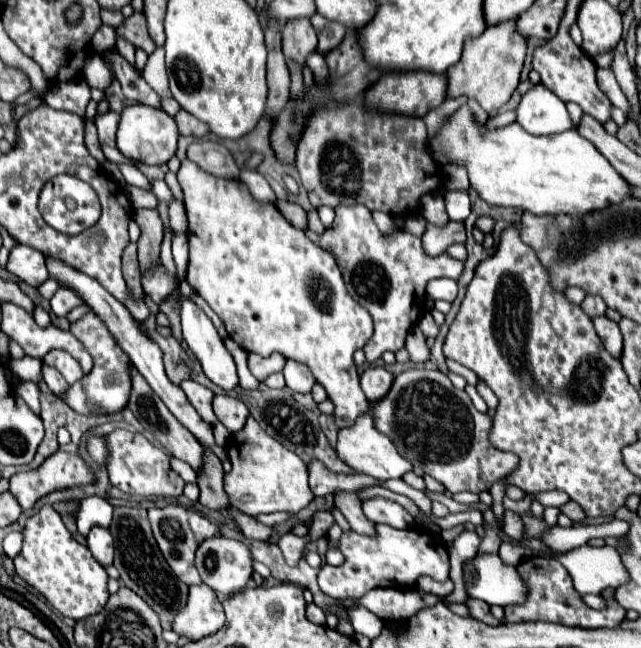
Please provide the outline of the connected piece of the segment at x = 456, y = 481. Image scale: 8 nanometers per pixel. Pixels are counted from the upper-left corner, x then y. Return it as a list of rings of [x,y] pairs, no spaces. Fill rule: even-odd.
[[[405,370],[399,376],[395,376],[391,392],[375,404],[375,426],[379,432],[383,432],[399,450],[403,458],[407,458],[413,466],[423,468],[425,474],[439,480],[443,486],[447,486],[453,494],[467,490],[467,492],[483,492],[489,490],[495,482],[505,480],[519,468],[519,456],[511,452],[501,452],[491,446],[487,432],[491,428],[491,418],[487,414],[481,414],[475,410],[471,398],[465,390],[457,390],[451,380],[441,374],[439,370]]]

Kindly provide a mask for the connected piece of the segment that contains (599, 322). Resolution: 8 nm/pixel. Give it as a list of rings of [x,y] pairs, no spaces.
[[[607,316],[595,318],[593,324],[595,324],[595,330],[597,330],[597,334],[599,334],[603,346],[605,346],[615,358],[619,358],[619,356],[621,356],[621,342],[623,342],[623,336],[621,336],[621,332],[619,332],[619,324],[613,322],[613,320],[609,320]]]

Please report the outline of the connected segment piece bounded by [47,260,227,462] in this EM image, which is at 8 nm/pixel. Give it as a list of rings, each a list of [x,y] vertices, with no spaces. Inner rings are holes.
[[[47,260],[47,268],[49,268],[49,276],[51,276],[51,278],[55,278],[55,280],[59,280],[61,284],[73,288],[73,290],[85,300],[85,304],[89,304],[89,306],[93,308],[93,312],[107,324],[107,330],[109,330],[111,336],[117,340],[117,344],[121,346],[121,350],[129,356],[129,360],[131,360],[131,362],[135,364],[135,368],[143,374],[143,378],[149,382],[149,386],[155,390],[155,394],[165,402],[165,406],[173,412],[173,416],[175,416],[189,432],[193,432],[193,436],[195,436],[201,444],[209,446],[209,448],[221,458],[221,462],[225,462],[225,460],[227,460],[227,450],[215,444],[211,426],[205,424],[205,422],[199,418],[199,414],[195,412],[195,408],[189,404],[185,392],[183,392],[177,384],[173,384],[173,382],[167,378],[165,368],[163,368],[163,352],[161,352],[161,348],[157,346],[155,340],[151,340],[151,338],[141,330],[141,324],[131,316],[131,312],[127,312],[127,308],[123,308],[123,304],[119,304],[119,300],[115,300],[115,296],[111,296],[111,294],[109,294],[97,280],[93,280],[91,276],[87,276],[87,274],[83,274],[83,272],[75,272],[75,268],[67,268],[67,264],[55,264],[53,260]]]

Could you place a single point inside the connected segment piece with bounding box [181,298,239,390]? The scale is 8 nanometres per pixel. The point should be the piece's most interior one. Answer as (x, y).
(198, 331)

